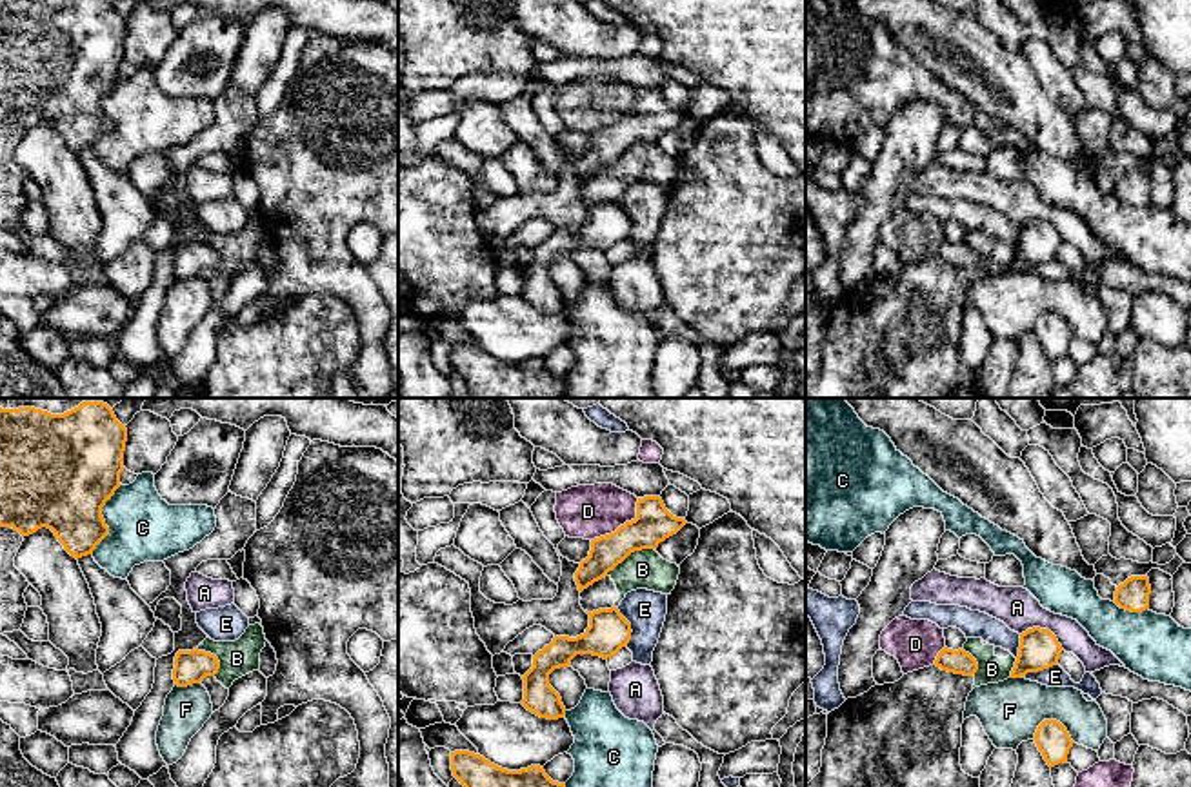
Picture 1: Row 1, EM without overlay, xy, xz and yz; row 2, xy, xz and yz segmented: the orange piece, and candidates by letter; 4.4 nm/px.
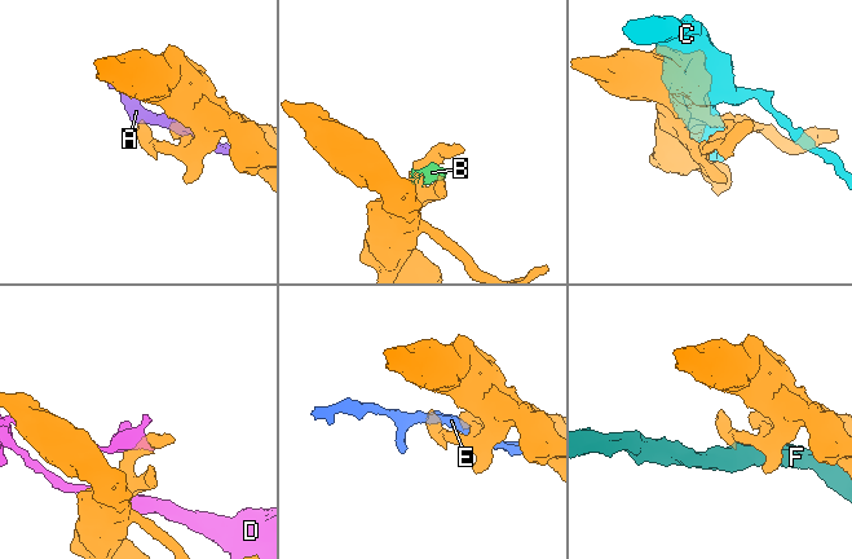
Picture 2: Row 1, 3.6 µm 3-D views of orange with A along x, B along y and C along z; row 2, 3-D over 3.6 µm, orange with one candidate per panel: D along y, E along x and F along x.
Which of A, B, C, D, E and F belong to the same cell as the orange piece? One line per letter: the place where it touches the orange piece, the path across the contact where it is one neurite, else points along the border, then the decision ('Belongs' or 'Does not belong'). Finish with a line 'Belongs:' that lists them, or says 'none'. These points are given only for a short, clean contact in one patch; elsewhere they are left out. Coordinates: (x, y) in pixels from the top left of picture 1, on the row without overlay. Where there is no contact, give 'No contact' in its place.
A: Touches orange at yz (1044, 222). Does not belong
B: Touches orange at xz (628, 148). Does not belong
C: Touches orange at xy (102, 111). Does not belong
D: Touches orange at xz (624, 117). Boundary: xz (639, 91), (633, 111), (591, 133). Does not belong
E: Touches orange at xz (630, 220). Does not belong
F: Touches orange at yz (1055, 313). Does not belong
Belongs: none

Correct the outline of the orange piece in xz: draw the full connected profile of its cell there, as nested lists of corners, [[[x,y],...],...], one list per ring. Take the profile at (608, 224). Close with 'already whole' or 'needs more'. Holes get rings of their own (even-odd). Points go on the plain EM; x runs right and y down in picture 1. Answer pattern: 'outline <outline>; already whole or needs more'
outline [[[616,200],[598,202],[589,207],[589,220],[576,231],[555,229],[549,238],[533,249],[533,260],[522,269],[522,298],[547,313],[565,309],[560,287],[549,278],[555,262],[569,260],[576,247],[593,247],[604,253],[615,249],[631,233],[631,216]]]; already whole

